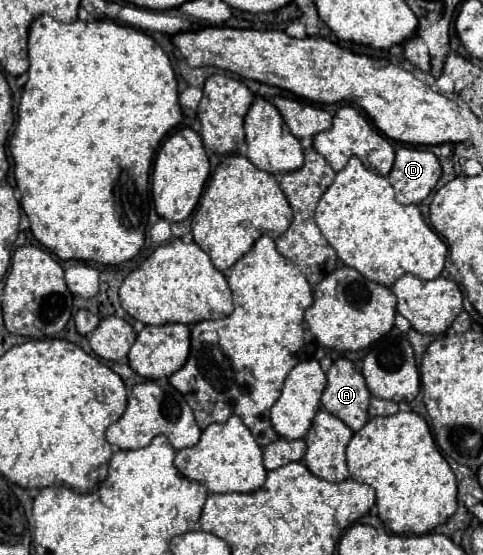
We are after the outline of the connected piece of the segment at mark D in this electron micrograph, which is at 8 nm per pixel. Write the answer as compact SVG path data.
M399 147L387 179L397 189L399 203L420 205L434 190L442 174L439 159L417 147Z

